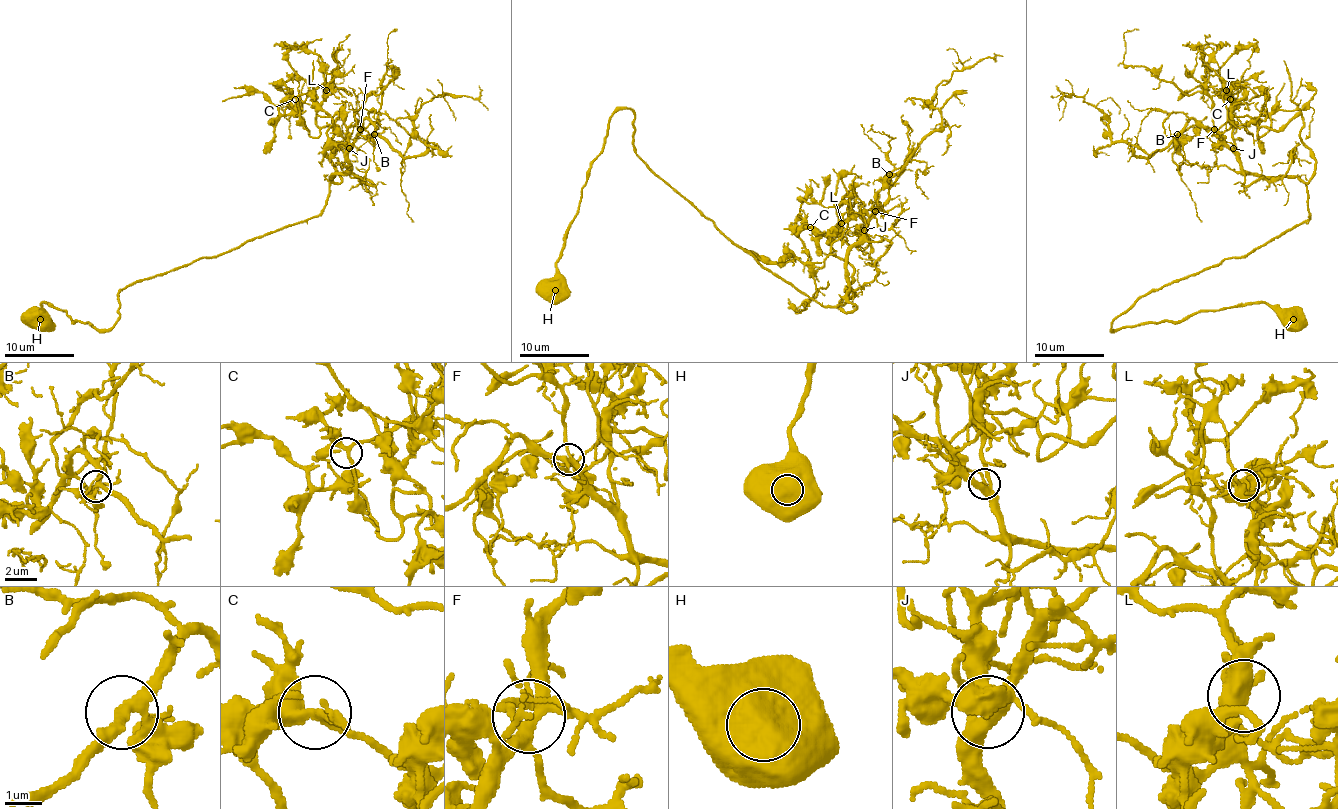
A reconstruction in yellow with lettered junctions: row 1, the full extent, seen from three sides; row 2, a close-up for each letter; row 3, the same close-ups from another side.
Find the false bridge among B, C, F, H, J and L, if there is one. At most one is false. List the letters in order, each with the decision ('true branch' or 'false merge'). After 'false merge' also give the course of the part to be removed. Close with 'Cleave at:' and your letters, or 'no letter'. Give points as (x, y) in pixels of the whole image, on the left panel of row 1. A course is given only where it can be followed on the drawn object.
B: true branch
C: true branch
F: true branch
H: true branch
J: true branch
L: true branch
Cleave at: no letter

